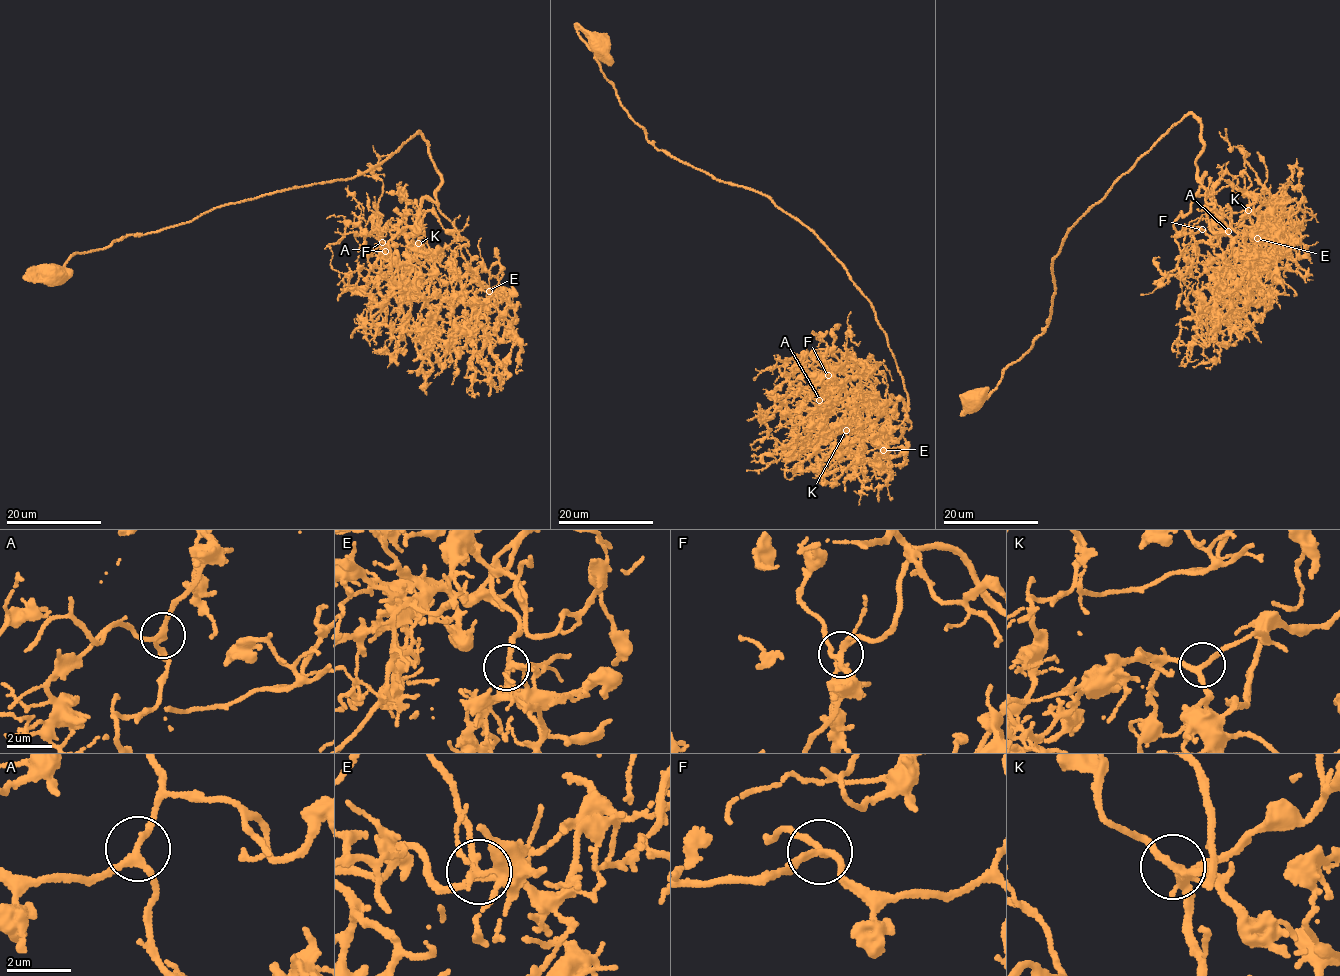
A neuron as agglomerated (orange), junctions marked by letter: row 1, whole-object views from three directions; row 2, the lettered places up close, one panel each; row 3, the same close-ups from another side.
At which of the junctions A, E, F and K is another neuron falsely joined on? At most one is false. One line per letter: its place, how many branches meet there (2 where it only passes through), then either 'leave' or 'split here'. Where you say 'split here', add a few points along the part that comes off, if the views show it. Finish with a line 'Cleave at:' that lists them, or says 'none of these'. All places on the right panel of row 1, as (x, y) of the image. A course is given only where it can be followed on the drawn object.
A: place (1228, 231); branches 3; leave
E: place (1257, 238); branches 3; leave
F: place (1202, 229); branches 3; leave
K: place (1248, 210); branches 3; leave
Cleave at: none of these

